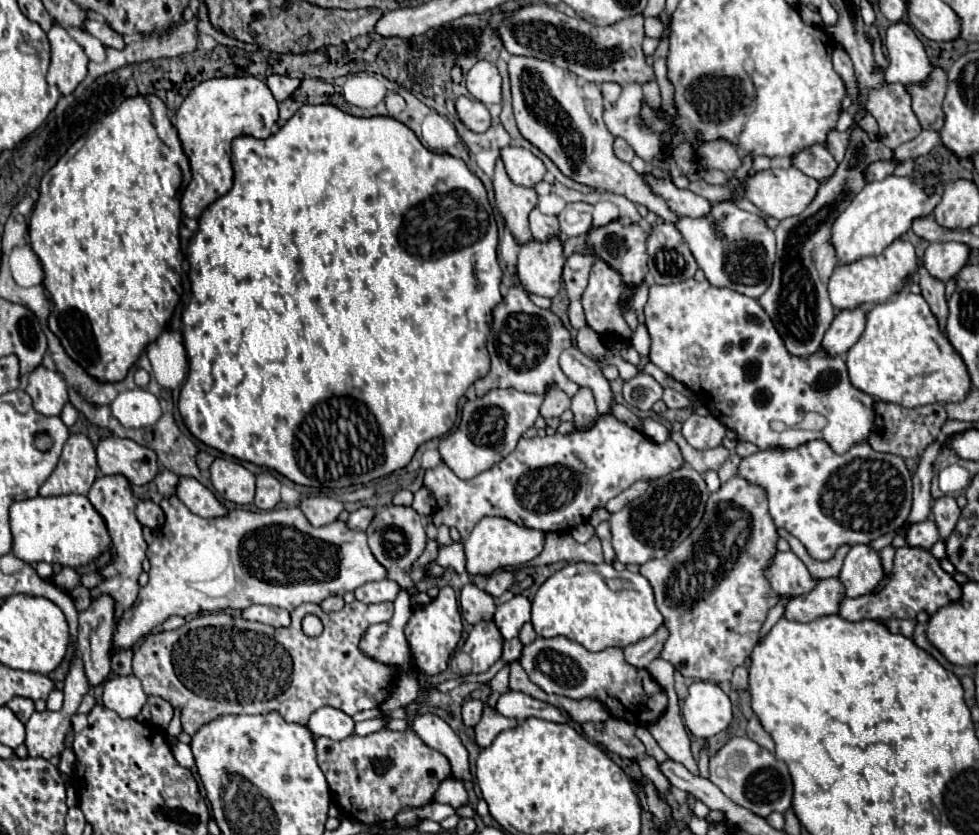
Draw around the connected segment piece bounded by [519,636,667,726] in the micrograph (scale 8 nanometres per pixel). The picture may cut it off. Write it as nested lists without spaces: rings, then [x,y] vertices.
[[[563,636],[537,638],[523,648],[521,666],[525,668],[529,680],[543,688],[547,694],[561,694],[573,700],[599,700],[613,718],[631,724],[653,724],[667,710],[665,688],[651,678],[645,668],[633,668],[625,656],[623,648],[605,648],[601,652],[589,652],[577,642],[569,642]]]

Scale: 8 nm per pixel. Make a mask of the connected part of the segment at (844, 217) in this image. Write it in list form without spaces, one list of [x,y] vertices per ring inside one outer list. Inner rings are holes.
[[[927,174],[923,184],[915,184],[911,178],[897,178],[897,176],[887,176],[881,182],[869,182],[865,188],[853,198],[849,208],[837,216],[833,222],[833,232],[829,242],[835,248],[835,256],[841,264],[851,264],[857,262],[865,256],[879,256],[893,240],[901,238],[911,228],[911,222],[919,216],[933,214],[937,202],[941,200],[941,180],[935,178],[933,174]],[[925,186],[933,186],[935,194],[927,196],[923,192]]]

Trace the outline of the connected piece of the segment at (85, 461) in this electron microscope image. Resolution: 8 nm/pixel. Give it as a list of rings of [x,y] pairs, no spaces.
[[[71,434],[57,468],[39,488],[41,496],[87,494],[97,478],[95,448],[85,434]]]

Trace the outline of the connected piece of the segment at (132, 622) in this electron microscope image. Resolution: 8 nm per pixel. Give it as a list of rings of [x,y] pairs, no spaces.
[[[177,496],[163,498],[159,506],[163,508],[167,520],[147,550],[151,564],[149,584],[139,590],[135,604],[121,614],[113,632],[111,654],[133,648],[143,636],[171,616],[187,618],[199,612],[217,612],[225,608],[243,610],[251,604],[271,604],[291,612],[303,602],[321,604],[327,596],[343,596],[365,582],[387,578],[385,568],[381,568],[367,546],[367,536],[363,532],[347,530],[345,522],[315,528],[305,520],[299,508],[273,508],[257,512],[229,510],[221,518],[201,518],[181,504]]]

